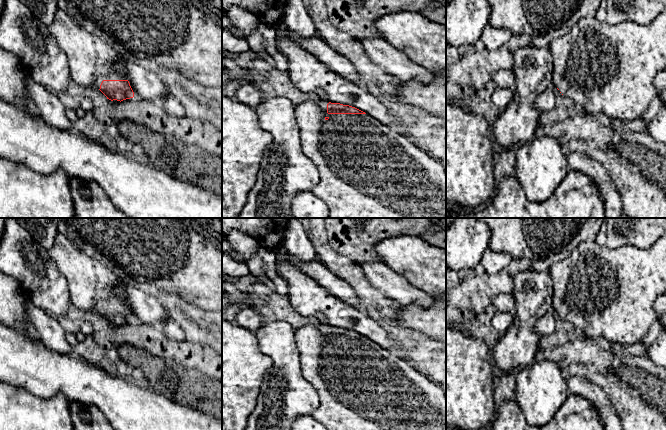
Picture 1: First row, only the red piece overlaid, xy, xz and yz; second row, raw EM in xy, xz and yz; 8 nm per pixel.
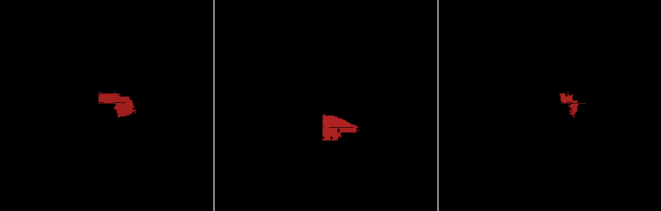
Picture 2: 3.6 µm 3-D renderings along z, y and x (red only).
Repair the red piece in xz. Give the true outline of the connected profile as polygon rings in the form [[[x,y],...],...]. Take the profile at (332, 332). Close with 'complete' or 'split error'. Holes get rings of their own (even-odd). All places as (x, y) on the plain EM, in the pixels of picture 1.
[[[322,323],[295,330],[304,379],[317,391],[319,406],[311,416],[327,430],[446,430],[446,392],[407,360],[365,336]]]; split error

